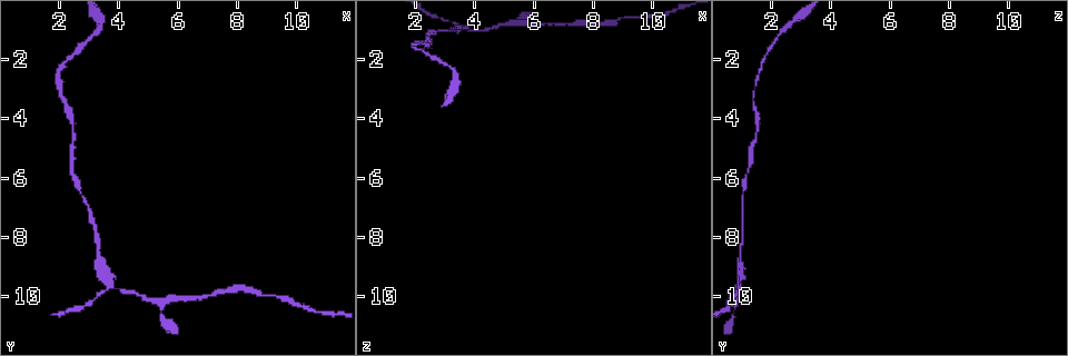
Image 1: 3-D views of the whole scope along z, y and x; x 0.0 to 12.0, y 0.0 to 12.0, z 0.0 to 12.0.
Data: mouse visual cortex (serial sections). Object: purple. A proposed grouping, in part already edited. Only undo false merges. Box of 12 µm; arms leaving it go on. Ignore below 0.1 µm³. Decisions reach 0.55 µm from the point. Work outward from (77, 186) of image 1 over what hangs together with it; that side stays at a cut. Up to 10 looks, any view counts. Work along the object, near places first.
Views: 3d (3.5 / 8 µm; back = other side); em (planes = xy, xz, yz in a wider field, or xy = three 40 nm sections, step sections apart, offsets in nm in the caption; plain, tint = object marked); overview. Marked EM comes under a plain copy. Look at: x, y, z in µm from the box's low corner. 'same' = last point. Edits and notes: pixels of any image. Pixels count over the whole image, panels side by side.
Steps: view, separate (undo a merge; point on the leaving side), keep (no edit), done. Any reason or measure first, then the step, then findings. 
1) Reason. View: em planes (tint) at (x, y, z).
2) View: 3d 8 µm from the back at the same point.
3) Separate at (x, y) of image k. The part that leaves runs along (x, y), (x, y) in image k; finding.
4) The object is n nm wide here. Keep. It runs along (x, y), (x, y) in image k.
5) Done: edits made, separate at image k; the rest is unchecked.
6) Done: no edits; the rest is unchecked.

Thin neck. View: 3d 3.5 µm at (2.5, 4.7, 1.4).

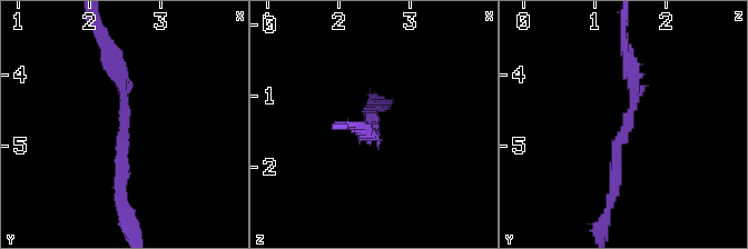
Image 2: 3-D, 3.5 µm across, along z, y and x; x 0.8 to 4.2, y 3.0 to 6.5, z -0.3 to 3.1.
The arms are 200, 250 nm wide; now the EM. View: em planes (tint) at (2.50, 4.75, 1.40).

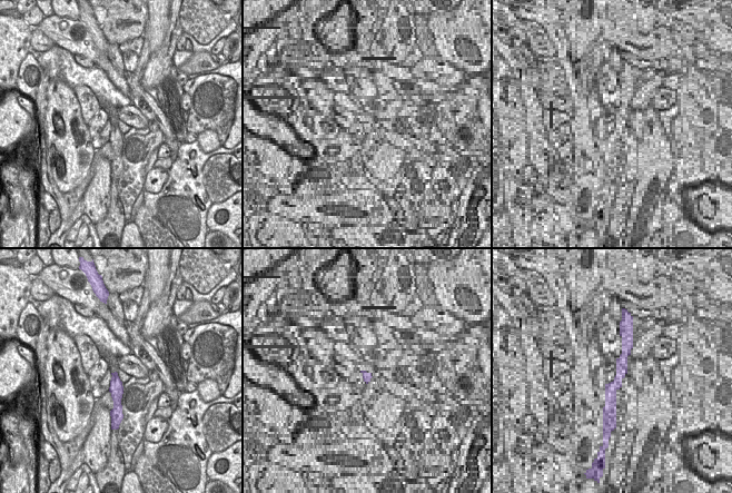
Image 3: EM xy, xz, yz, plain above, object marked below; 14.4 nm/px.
Keep. It runs along (610, 198), (632, 106), (630, 58) in image 2; one cell here.

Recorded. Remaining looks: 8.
Three-way junction. View: 3d 3.5 µm from the back at (3.4, 9.1, 1.0).

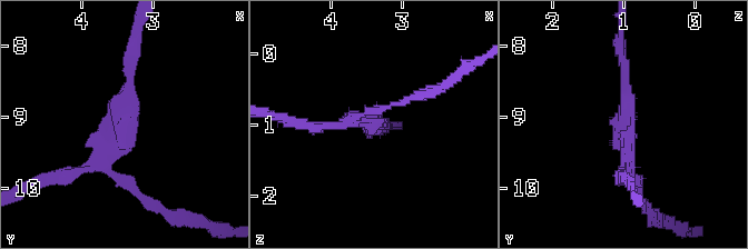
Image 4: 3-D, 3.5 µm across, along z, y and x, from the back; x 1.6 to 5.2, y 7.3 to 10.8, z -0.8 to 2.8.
3 arms meet here; the arms are 150, 150, 150 nm wide; shape alone is not enough. View: em xy step 5 (tint) at (3.45, 9.05, 0.95).

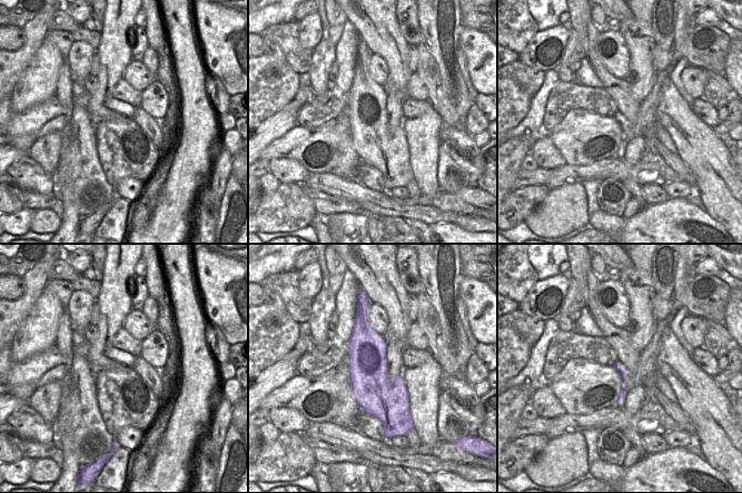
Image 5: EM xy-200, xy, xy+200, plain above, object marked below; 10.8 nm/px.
Keep. It runs along (133, 52), (118, 123), (101, 155), (70, 171) in image 4; one cell here.

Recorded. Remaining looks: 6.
Narrows sharply. View: 3d 3.5 µm at (2.0, 3.0, 1.4).

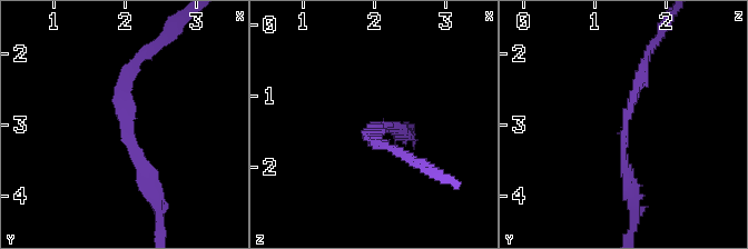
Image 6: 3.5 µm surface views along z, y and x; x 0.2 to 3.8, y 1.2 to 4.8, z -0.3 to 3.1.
The arms are 150, 200 nm wide. Keep. It runs along (630, 186), (625, 125), (647, 56) in image 6; continuous, no second cell.

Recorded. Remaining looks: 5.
Sudden change in width. View: 3d 3.5 µm at (6.7, 10.1, 0.9).

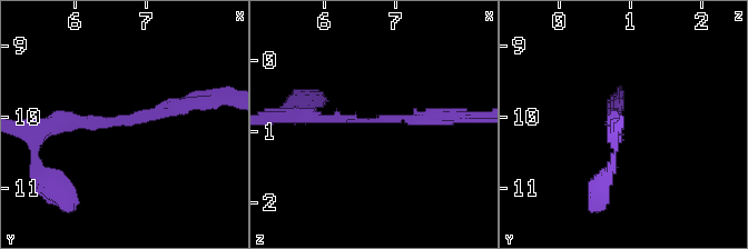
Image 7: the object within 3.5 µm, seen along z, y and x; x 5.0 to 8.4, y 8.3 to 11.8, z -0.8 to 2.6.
The arms are 150, 200 nm wide. View: em xy step 3 (tint) at (6.65, 10.05, 0.85).

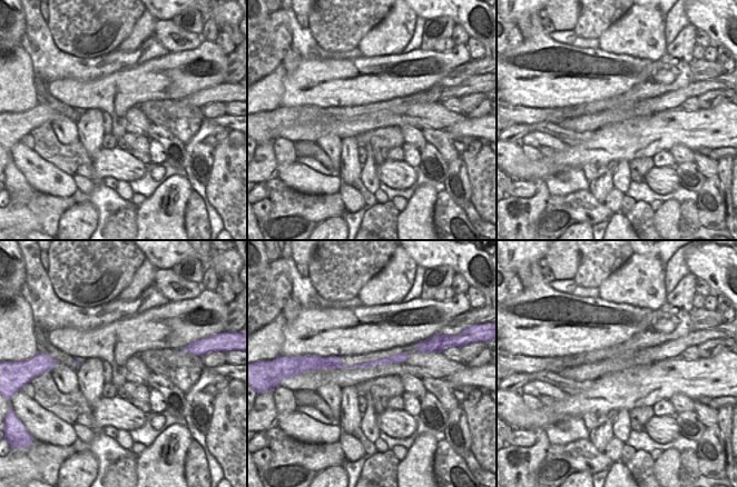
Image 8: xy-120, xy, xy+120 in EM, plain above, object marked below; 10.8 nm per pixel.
Keep. It runs along (46, 128), (193, 103) in image 7; one cell here.

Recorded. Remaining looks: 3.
Done: no edits; the rest is unchecked.

